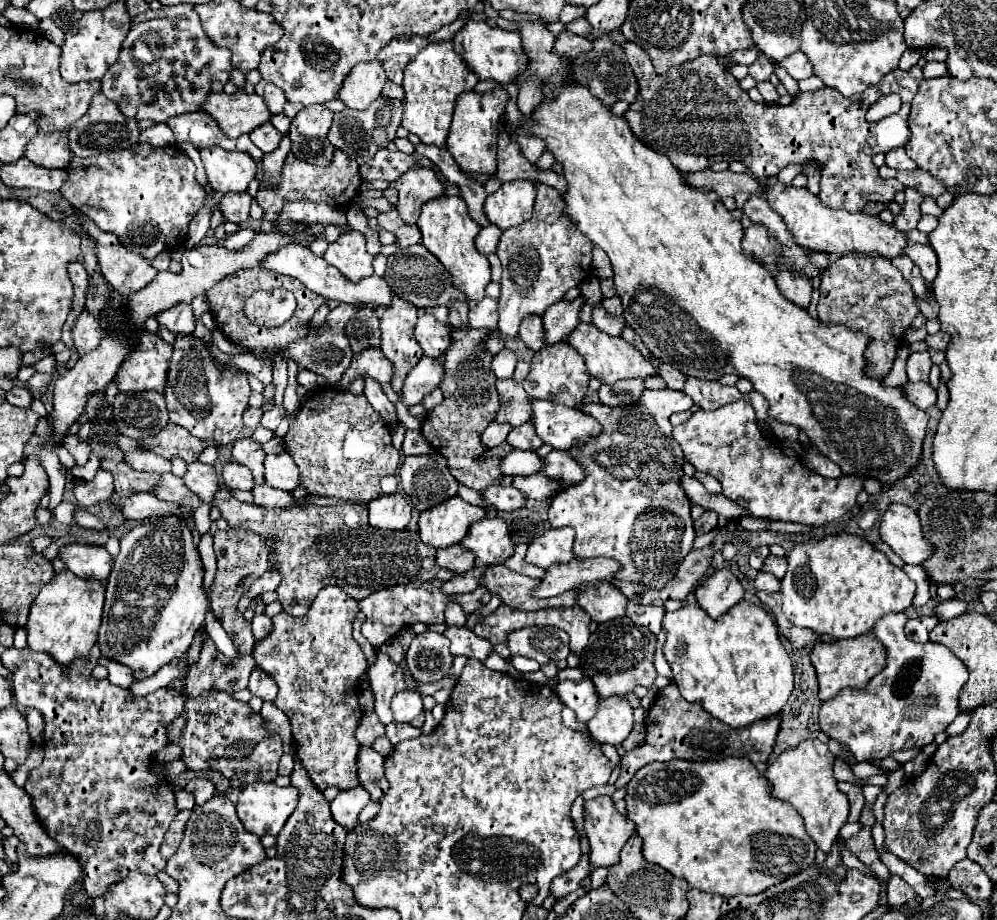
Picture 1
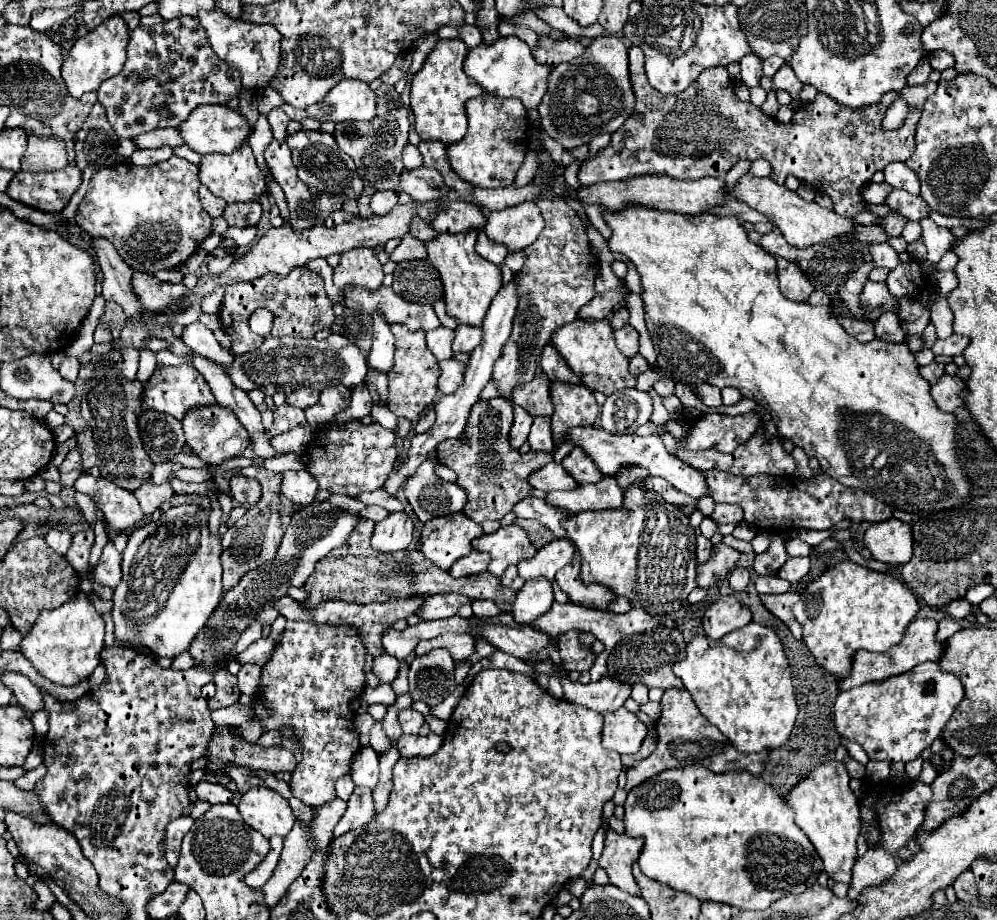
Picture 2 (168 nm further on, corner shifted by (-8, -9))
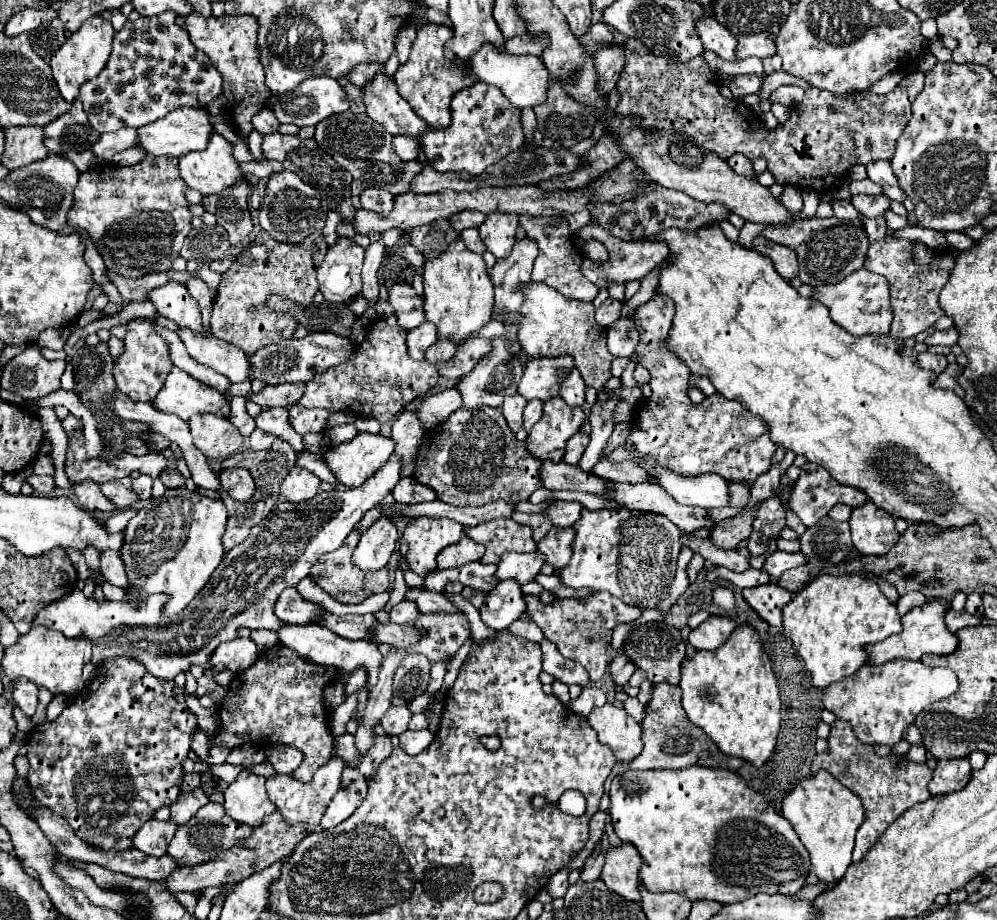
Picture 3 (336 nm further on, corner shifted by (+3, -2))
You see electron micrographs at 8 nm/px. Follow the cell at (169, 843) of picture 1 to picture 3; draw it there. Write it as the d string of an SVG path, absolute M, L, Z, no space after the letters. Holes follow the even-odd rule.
M149 820L145 822L145 826L141 826L141 830L137 830L133 838L133 846L147 856L161 858L175 830L177 830L177 824L171 820Z

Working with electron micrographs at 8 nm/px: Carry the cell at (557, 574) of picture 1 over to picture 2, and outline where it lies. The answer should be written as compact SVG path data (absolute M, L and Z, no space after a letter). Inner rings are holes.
M532 579L522 585L522 589L516 593L516 601L512 605L512 617L514 623L526 625L544 615L554 601L552 595L552 581L548 579Z

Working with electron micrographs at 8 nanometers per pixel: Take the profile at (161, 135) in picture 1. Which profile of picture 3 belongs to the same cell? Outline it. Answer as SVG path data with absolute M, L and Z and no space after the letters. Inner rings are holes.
M131 148L131 150L124 150L115 154L112 162L119 164L119 166L129 166L129 164L135 164L143 158L145 158L145 152L141 152L141 148Z

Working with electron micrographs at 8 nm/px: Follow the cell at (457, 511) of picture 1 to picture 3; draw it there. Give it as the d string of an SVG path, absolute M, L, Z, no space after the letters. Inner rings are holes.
M413 518L401 536L399 548L407 556L411 570L425 576L437 568L437 554L445 546L459 542L461 536L463 526L449 518Z

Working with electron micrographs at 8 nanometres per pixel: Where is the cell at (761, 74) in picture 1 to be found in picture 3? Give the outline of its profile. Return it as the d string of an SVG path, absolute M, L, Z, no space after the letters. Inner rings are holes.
M703 18L697 26L697 32L703 40L705 50L715 52L717 56L729 62L737 60L737 54L735 54L737 38L733 38L733 34L729 34L729 30L723 28L715 18Z

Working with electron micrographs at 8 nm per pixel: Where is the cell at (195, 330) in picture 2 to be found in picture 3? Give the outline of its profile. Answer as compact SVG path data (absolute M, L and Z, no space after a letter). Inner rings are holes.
M179 328L177 336L183 340L189 356L197 362L225 374L231 382L249 380L249 362L243 350L229 346L229 342L213 334L199 334L189 328Z

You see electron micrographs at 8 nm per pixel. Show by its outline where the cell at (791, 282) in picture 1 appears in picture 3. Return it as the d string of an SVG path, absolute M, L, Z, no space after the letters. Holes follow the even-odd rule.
M757 236L753 240L753 248L759 250L761 254L769 256L773 260L773 266L775 266L777 274L783 276L785 280L793 280L793 278L799 276L799 272L797 272L797 254L793 254L793 250L789 250L785 246L779 246L775 242L767 242L761 236Z

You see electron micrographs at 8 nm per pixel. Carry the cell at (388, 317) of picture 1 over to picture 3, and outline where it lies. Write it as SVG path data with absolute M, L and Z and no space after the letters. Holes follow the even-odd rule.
M395 316L379 318L373 330L367 330L367 338L361 350L353 352L349 362L333 366L325 374L307 382L303 398L297 402L303 408L325 408L329 412L351 410L359 416L377 418L379 422L389 422L415 398L431 390L437 380L437 368L427 360L413 360L405 344L407 330L397 326Z

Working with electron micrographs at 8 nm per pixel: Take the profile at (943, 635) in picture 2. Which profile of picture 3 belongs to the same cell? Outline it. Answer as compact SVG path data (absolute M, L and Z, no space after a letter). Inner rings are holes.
M947 610L945 614L945 626L951 630L951 632L957 632L965 626L977 626L981 624L981 618L979 616L973 616L969 612L957 612L957 610Z

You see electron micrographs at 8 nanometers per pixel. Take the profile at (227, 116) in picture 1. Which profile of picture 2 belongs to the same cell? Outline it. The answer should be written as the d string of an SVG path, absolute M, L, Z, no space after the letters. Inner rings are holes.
M200 105L194 109L194 113L188 115L188 121L184 121L184 125L178 127L184 143L200 153L200 155L208 155L208 153L232 153L236 147L240 147L248 137L250 137L250 127L246 123L246 119L236 113L230 111L226 105Z

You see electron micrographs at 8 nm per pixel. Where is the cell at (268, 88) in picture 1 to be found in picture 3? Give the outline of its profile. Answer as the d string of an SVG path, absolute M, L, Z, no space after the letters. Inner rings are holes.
M267 106L263 110L259 110L255 116L253 116L253 128L259 130L261 134L271 134L271 132L277 132L279 130L279 120L275 118L273 110L269 110Z

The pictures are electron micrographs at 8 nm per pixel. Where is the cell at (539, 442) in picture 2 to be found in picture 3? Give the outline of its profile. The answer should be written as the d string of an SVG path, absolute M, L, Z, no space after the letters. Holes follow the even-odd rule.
M541 400L527 402L527 406L525 406L525 420L523 420L525 432L529 432L533 428L533 424L541 418L541 410L543 410L543 402Z

